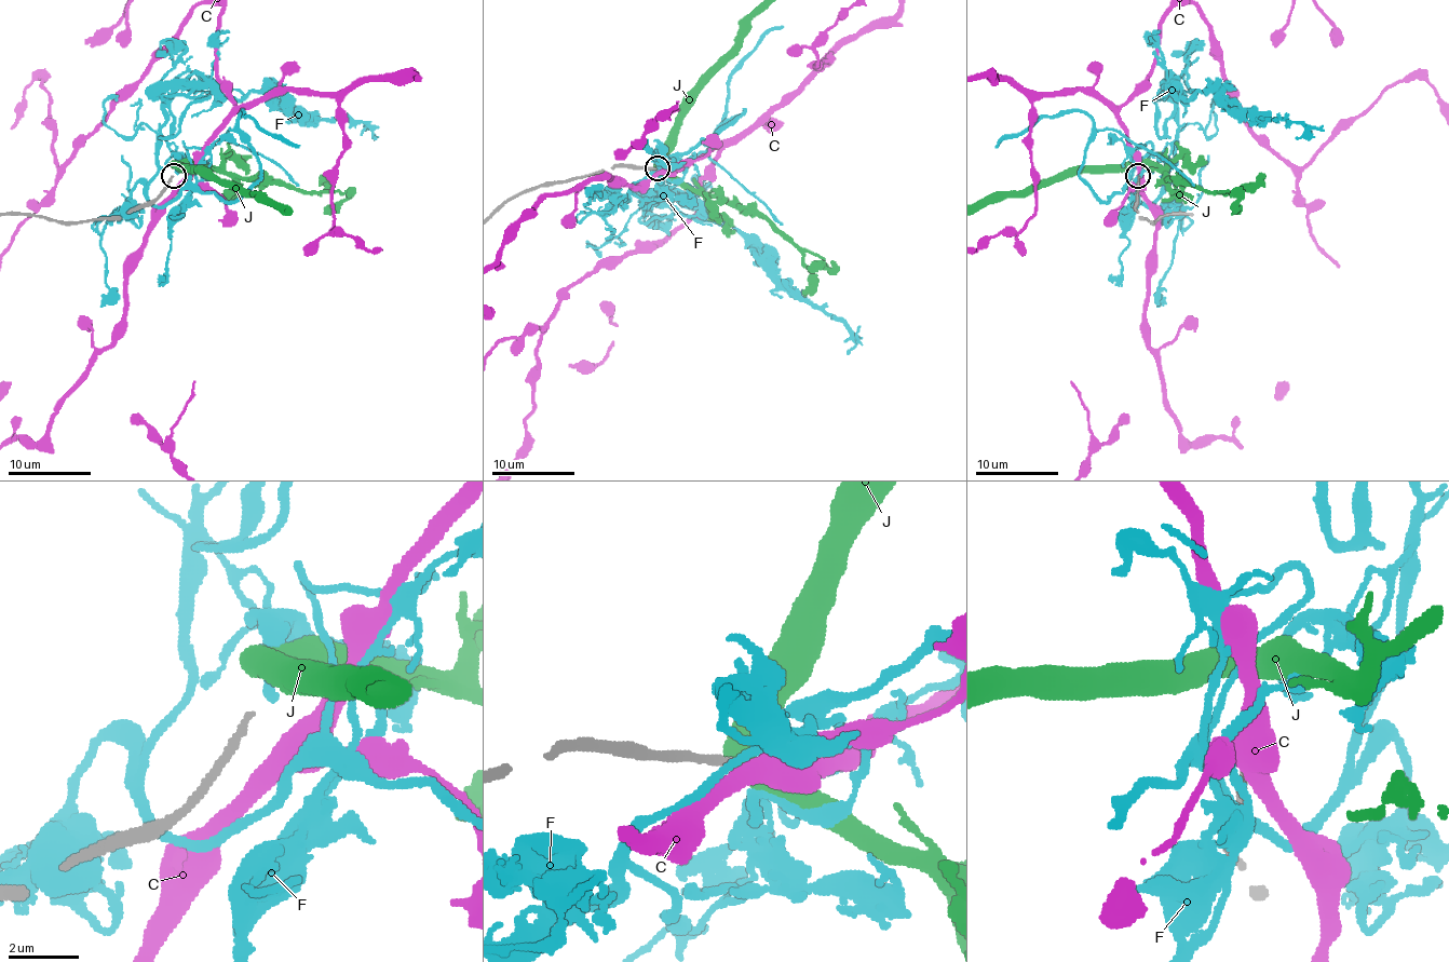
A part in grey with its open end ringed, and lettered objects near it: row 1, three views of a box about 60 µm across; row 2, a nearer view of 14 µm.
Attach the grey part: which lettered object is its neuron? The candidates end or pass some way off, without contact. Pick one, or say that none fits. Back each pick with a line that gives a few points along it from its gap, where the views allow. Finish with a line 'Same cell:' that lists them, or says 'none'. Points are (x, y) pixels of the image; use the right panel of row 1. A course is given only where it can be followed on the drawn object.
Same cell: none

